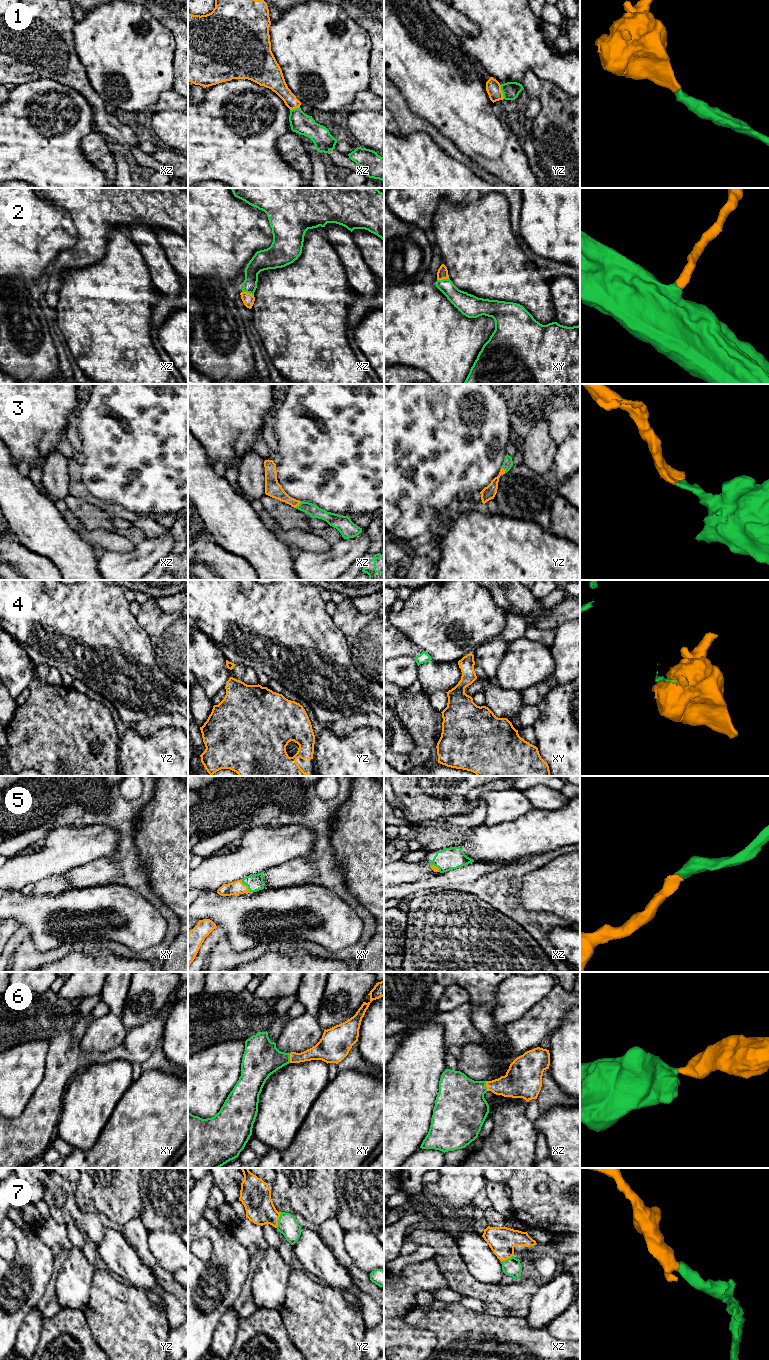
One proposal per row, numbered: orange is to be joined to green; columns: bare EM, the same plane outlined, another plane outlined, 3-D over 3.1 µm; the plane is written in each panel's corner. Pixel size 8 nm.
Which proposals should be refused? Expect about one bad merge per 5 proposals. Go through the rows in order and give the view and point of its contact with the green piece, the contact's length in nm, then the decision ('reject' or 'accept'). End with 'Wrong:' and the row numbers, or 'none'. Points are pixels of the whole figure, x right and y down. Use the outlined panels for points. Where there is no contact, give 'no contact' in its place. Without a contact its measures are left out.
1: contact yz (502, 92); length 120 nm; accept
2: contact xz (248, 292); length 100 nm; accept
3: contact xz (299, 504); length 80 nm; accept
4: contact yz (234, 666); length 50 nm; reject
5: contact xy (246, 884); length 130 nm; accept
6: contact xy (289, 1058); length 80 nm; accept
7: contact yz (278, 1220); length 130 nm; accept
Wrong: 4

